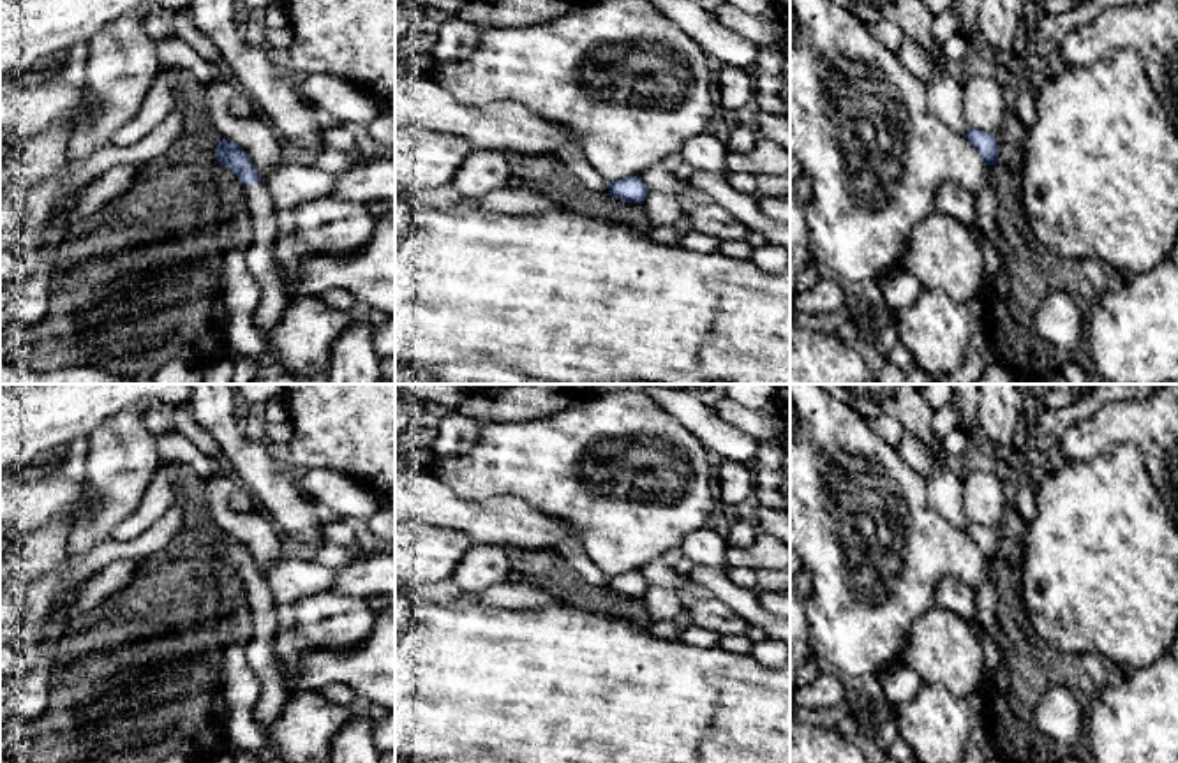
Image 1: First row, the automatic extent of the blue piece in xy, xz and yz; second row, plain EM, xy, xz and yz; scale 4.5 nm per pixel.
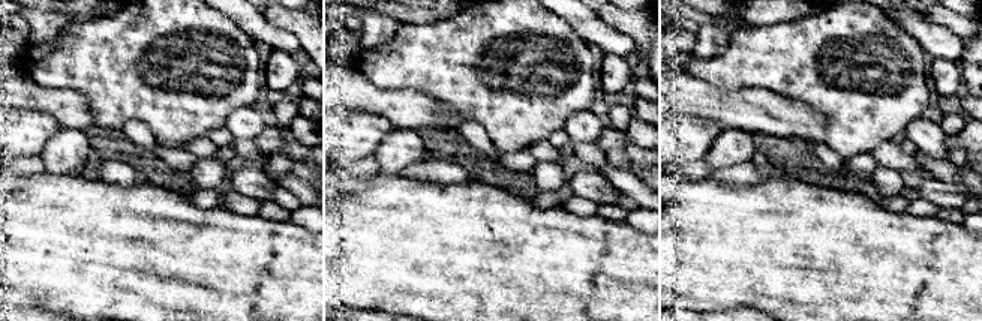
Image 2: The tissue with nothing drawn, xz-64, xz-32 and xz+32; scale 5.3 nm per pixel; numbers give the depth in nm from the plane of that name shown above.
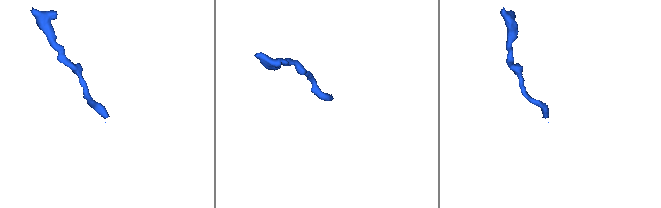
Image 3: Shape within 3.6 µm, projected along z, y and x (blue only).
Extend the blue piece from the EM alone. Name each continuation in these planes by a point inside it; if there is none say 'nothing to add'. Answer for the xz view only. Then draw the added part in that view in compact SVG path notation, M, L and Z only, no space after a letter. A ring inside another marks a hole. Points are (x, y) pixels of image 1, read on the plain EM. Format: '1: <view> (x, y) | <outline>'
nothing to add

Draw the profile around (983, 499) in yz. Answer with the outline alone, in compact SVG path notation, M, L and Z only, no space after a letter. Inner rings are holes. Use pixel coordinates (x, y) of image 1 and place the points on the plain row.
M998 470L968 472L963 479L961 500L970 522L995 530L1002 522L1005 506L1002 474Z

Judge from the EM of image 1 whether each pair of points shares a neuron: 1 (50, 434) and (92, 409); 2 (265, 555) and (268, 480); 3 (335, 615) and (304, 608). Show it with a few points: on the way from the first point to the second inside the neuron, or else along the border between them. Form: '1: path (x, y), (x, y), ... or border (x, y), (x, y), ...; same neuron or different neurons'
1: path (60, 423), (74, 409), (82, 409); same neuron
2: border (256, 508), (279, 531); different neurons
3: path (328, 614), (311, 610); same neuron

